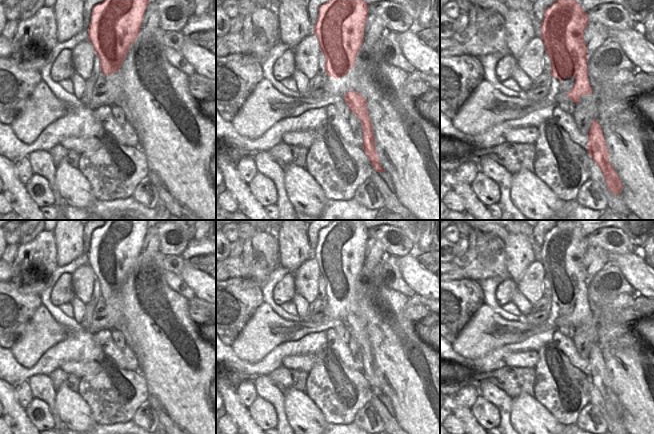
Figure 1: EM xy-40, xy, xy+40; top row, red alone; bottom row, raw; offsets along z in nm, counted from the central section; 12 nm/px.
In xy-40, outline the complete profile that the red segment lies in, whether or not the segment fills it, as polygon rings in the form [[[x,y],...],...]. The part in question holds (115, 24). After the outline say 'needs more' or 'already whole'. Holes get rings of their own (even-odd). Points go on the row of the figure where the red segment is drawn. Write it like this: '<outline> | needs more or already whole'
[[[104,0],[92,8],[88,40],[100,59],[101,72],[112,75],[120,69],[131,45],[141,30],[149,0]]] | already whole

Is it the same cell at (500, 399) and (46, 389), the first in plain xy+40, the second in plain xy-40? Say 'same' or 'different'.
same

